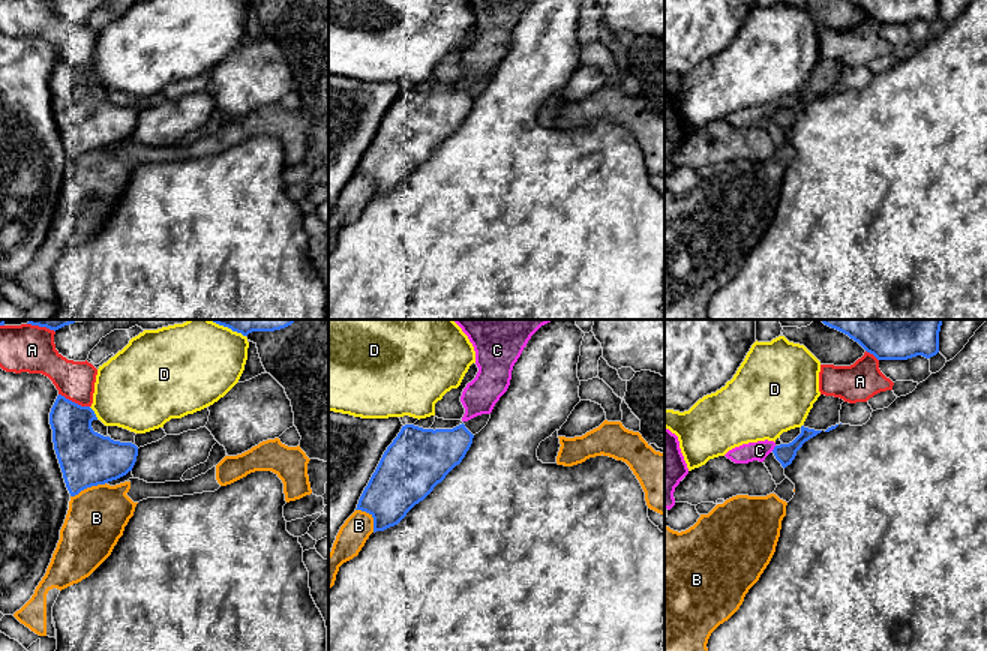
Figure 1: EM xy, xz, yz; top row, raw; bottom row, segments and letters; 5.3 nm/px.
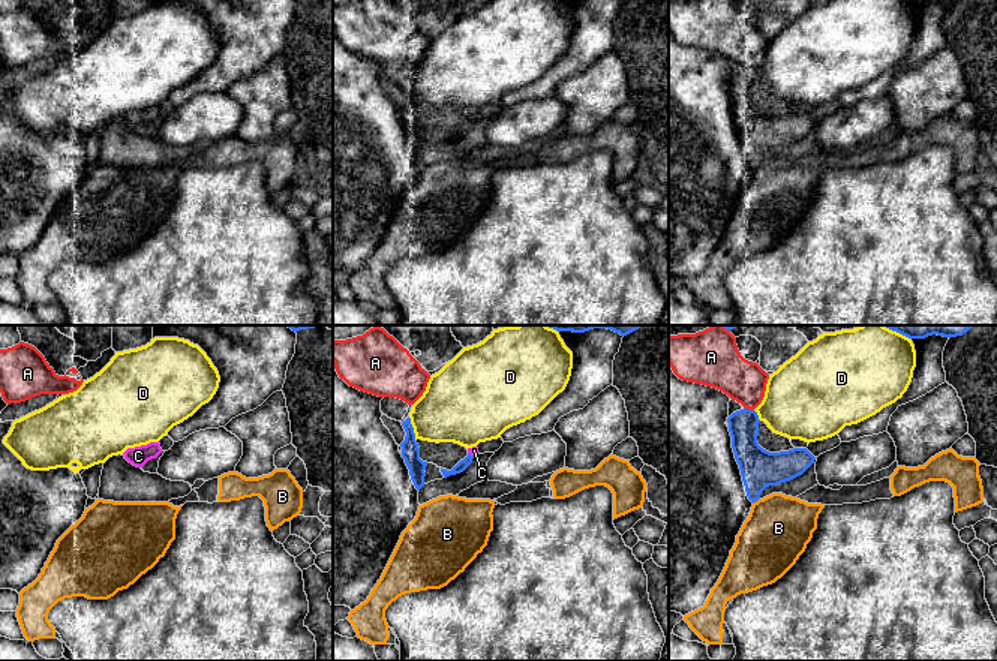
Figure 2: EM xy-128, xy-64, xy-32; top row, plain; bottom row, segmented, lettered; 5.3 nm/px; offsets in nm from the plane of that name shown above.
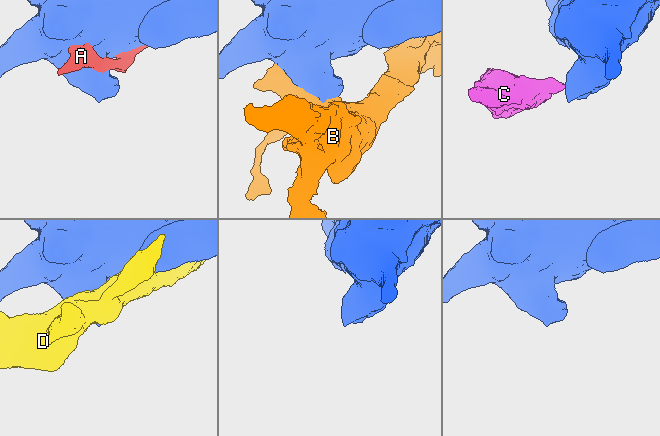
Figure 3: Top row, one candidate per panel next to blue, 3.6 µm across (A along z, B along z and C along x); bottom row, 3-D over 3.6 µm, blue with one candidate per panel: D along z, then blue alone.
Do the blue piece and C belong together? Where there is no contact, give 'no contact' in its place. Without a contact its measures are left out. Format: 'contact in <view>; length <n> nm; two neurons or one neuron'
contact in yz; length 40 nm; two neurons

